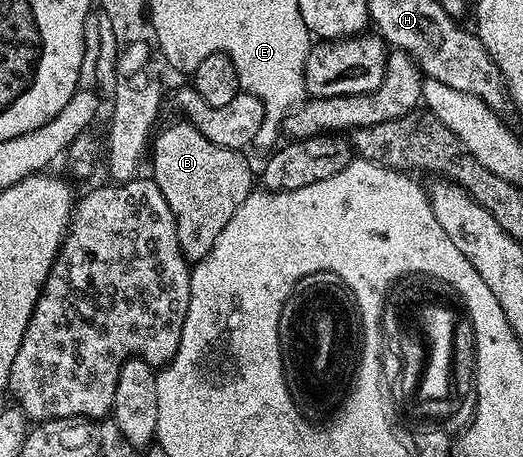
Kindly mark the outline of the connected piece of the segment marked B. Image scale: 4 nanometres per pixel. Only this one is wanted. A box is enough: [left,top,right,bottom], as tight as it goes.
[152,121,256,261]

